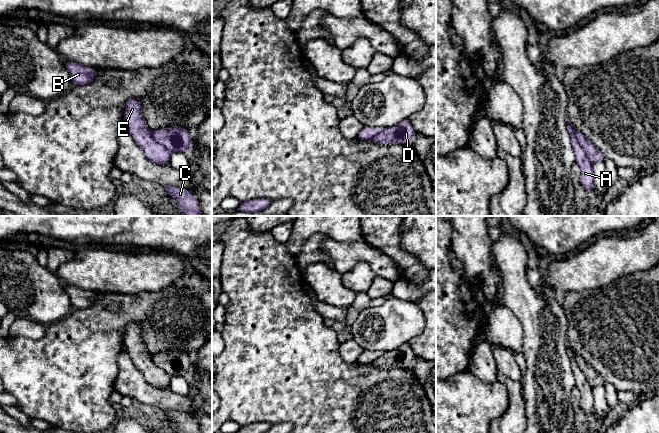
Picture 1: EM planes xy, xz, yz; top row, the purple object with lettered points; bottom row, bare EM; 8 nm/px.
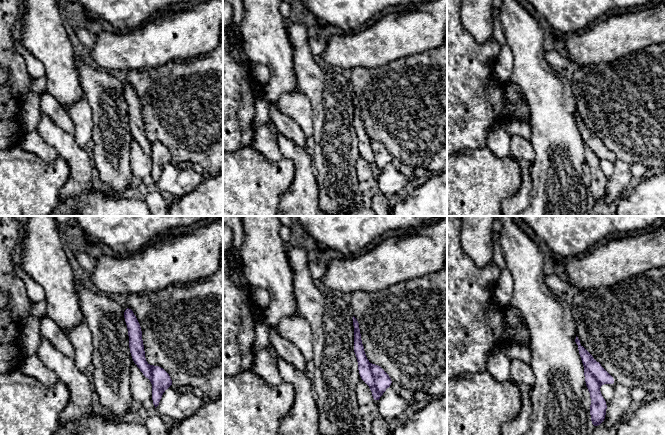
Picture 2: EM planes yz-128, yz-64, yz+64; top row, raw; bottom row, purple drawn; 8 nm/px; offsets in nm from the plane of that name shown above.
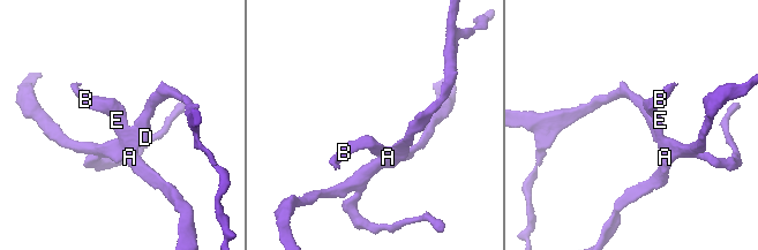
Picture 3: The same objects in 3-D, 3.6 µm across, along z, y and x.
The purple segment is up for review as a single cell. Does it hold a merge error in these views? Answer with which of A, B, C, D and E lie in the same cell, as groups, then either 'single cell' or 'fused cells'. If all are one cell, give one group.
A B C E / D; fused cells

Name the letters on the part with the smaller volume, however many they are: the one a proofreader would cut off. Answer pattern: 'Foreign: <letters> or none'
Foreign: A, B, C, E

